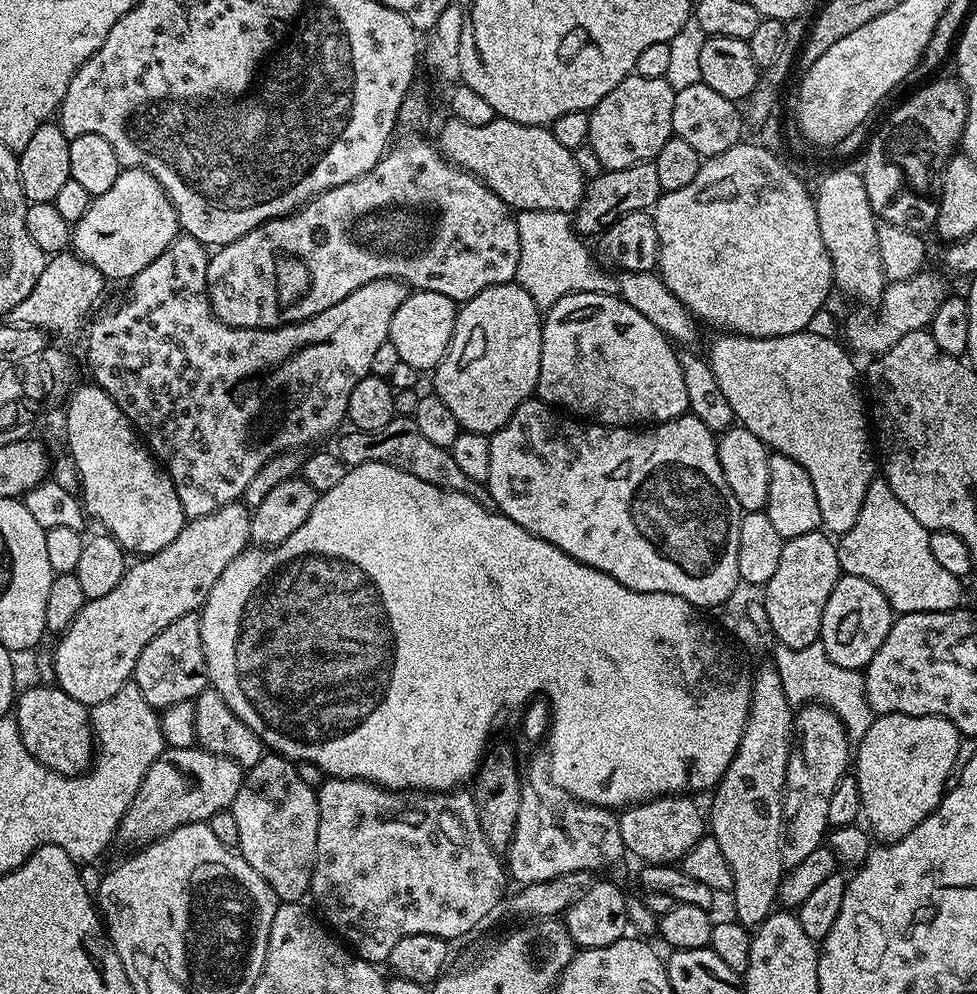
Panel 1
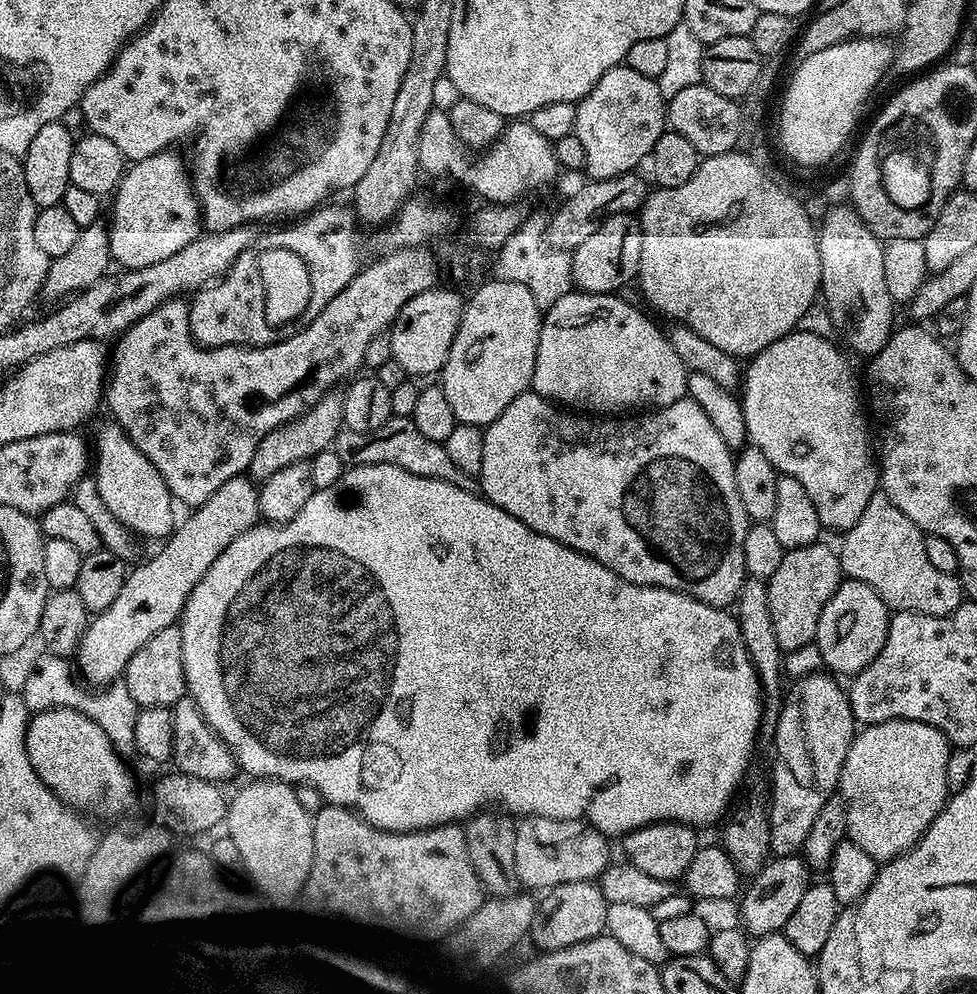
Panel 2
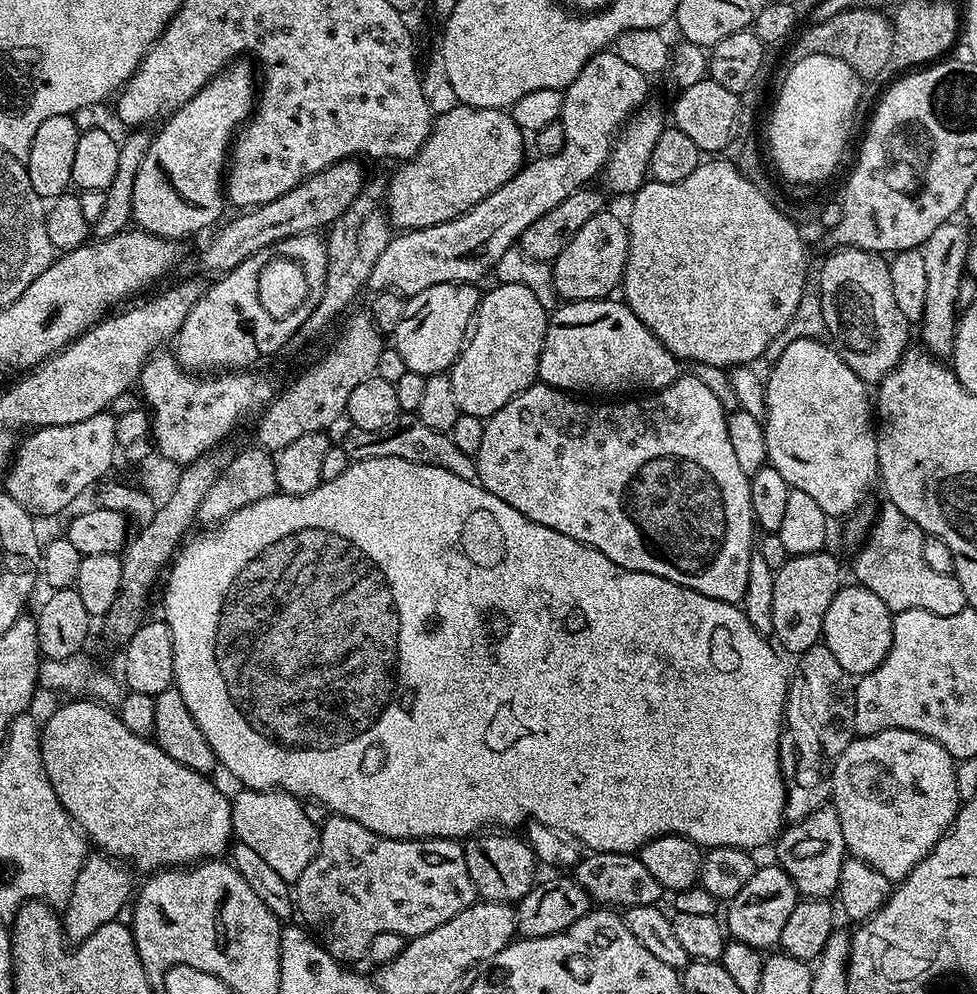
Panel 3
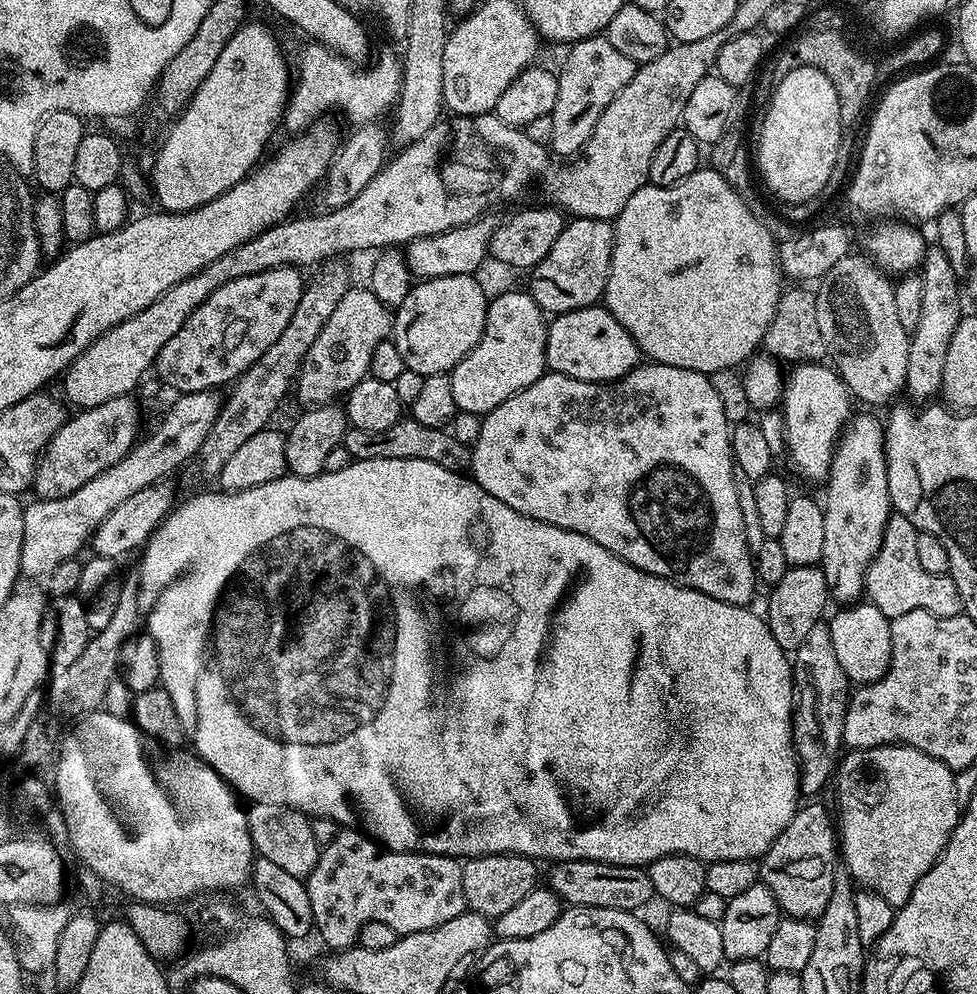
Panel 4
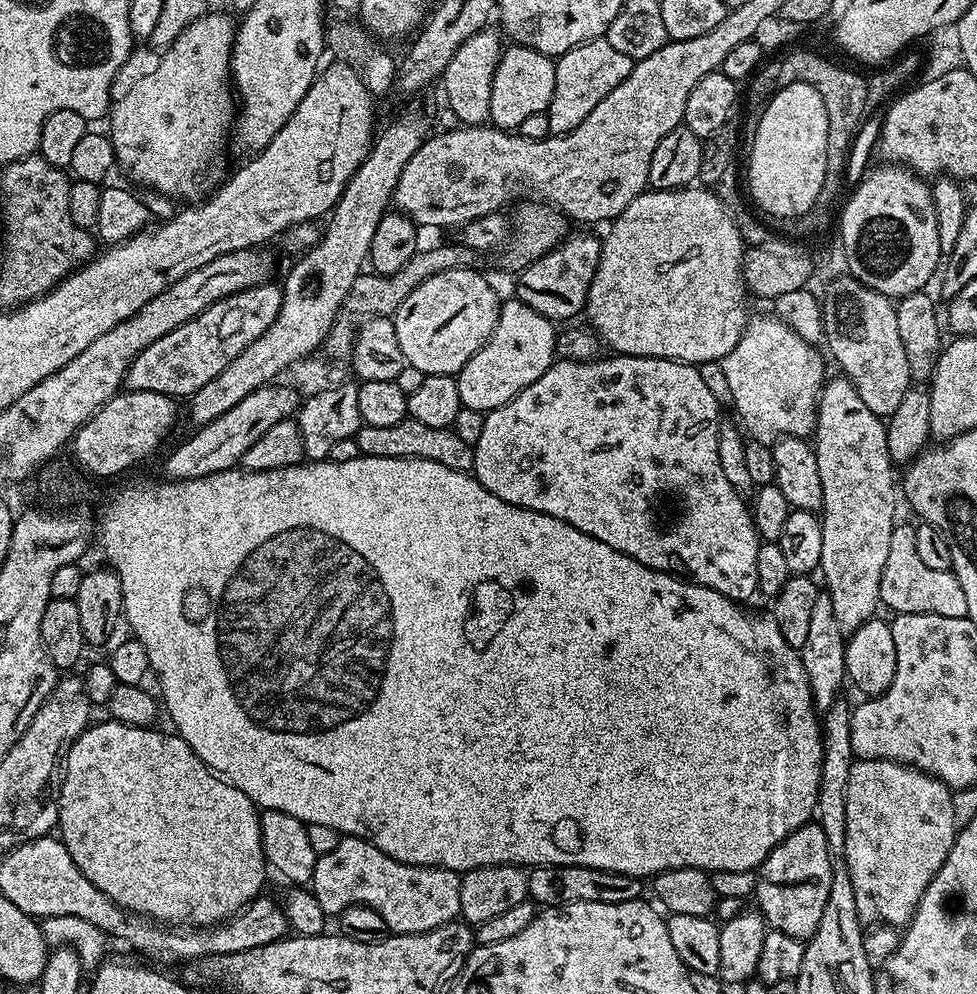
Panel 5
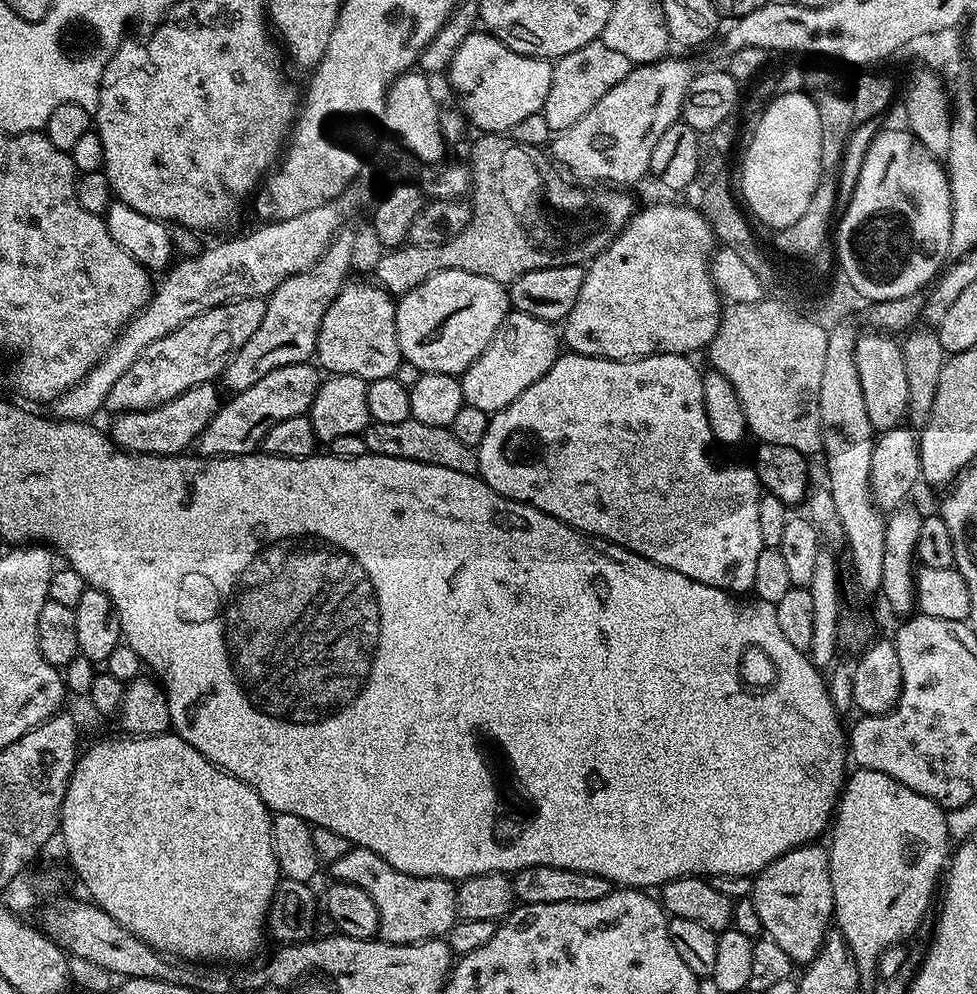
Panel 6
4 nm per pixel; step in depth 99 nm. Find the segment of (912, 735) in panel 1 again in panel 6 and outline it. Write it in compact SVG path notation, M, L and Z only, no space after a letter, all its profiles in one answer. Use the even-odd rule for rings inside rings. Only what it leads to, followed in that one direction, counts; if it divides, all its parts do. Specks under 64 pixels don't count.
M856 768L855 771L845 779L844 791L841 792L839 801L834 813L834 819L830 824L830 836L832 832L832 845L827 845L828 865L830 866L830 886L832 887L832 906L834 909L834 924L838 929L840 939L846 942L848 949L852 951L852 957L856 963L856 969L860 971L861 977L868 978L876 972L876 963L881 954L890 946L904 944L907 936L912 936L916 932L916 927L924 920L924 915L928 912L928 907L932 904L932 894L937 893L938 881L945 871L950 860L950 837L946 830L946 812L940 805L935 804L930 798L910 790L910 786L902 786L890 774L879 772L878 770L866 770Z

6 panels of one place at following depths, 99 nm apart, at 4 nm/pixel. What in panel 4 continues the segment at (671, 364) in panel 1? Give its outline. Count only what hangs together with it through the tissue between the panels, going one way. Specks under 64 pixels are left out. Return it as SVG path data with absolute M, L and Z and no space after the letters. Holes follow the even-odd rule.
M603 306L561 312L551 317L546 338L546 368L582 382L603 384L625 376L641 363L642 353L634 338Z

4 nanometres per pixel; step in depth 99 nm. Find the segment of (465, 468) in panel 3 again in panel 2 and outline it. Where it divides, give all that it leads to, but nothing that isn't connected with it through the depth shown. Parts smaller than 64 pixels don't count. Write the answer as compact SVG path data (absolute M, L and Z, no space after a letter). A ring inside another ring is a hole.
M392 416L386 422L386 426L378 426L378 430L363 432L362 430L350 430L343 427L334 438L331 451L342 458L345 466L357 464L389 464L398 466L402 470L410 470L410 474L418 474L422 478L438 478L442 482L450 482L454 486L462 486L462 490L470 490L470 494L481 495L480 482L477 477L466 474L446 454L443 444L433 442L418 431L410 416Z

